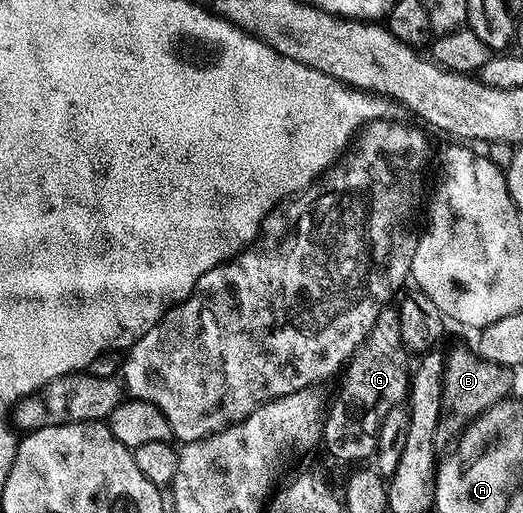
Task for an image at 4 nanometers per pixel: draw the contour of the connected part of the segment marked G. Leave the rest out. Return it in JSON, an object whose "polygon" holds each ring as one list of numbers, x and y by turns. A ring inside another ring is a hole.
{"polygon":[[385,307,383,311,378,315,378,319,374,323,374,327,367,335,366,340,362,345,360,345,358,352,351,358,350,367,352,365,352,370,348,373,348,378,344,381,344,386,336,393,336,402,329,404,326,409,326,416,324,418,324,435,322,438,323,448,328,448,328,453,332,457,337,457,340,461,356,461,359,457,371,458,376,452,376,436,378,431,382,427,382,419,386,419,386,411,390,411,390,407,401,404,407,398,408,387,410,384,410,364,408,365,408,360,410,360,410,354,407,349,404,348,402,343,402,331,398,327,398,312,395,308]]}

